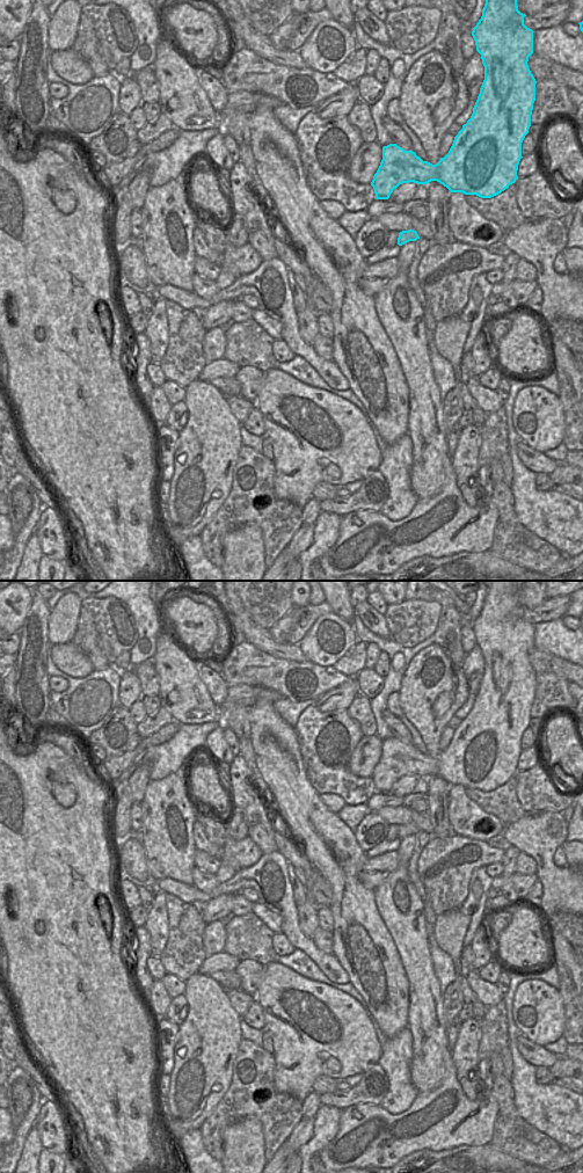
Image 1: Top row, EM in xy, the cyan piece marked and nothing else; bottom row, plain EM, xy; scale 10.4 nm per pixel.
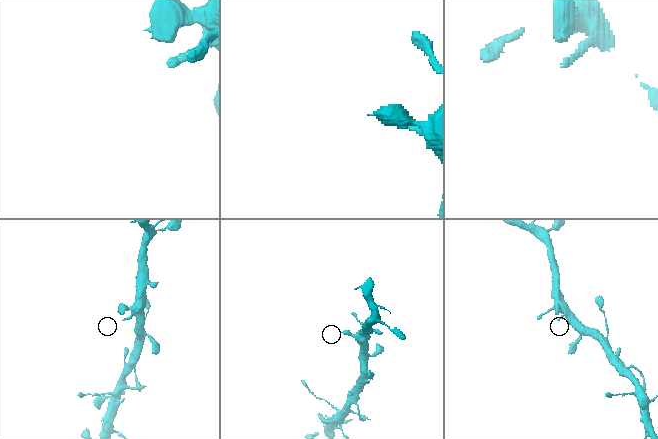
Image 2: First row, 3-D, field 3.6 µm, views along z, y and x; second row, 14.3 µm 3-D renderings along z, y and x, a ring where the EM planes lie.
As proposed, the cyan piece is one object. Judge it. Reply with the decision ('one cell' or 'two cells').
one cell

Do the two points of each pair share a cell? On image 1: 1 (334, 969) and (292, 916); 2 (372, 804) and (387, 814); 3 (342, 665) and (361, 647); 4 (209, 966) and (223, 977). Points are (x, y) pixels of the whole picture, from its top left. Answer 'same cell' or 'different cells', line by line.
1: same cell
2: different cells
3: same cell
4: different cells

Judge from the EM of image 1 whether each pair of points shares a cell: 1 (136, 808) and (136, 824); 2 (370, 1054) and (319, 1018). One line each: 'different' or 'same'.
1: same
2: same

